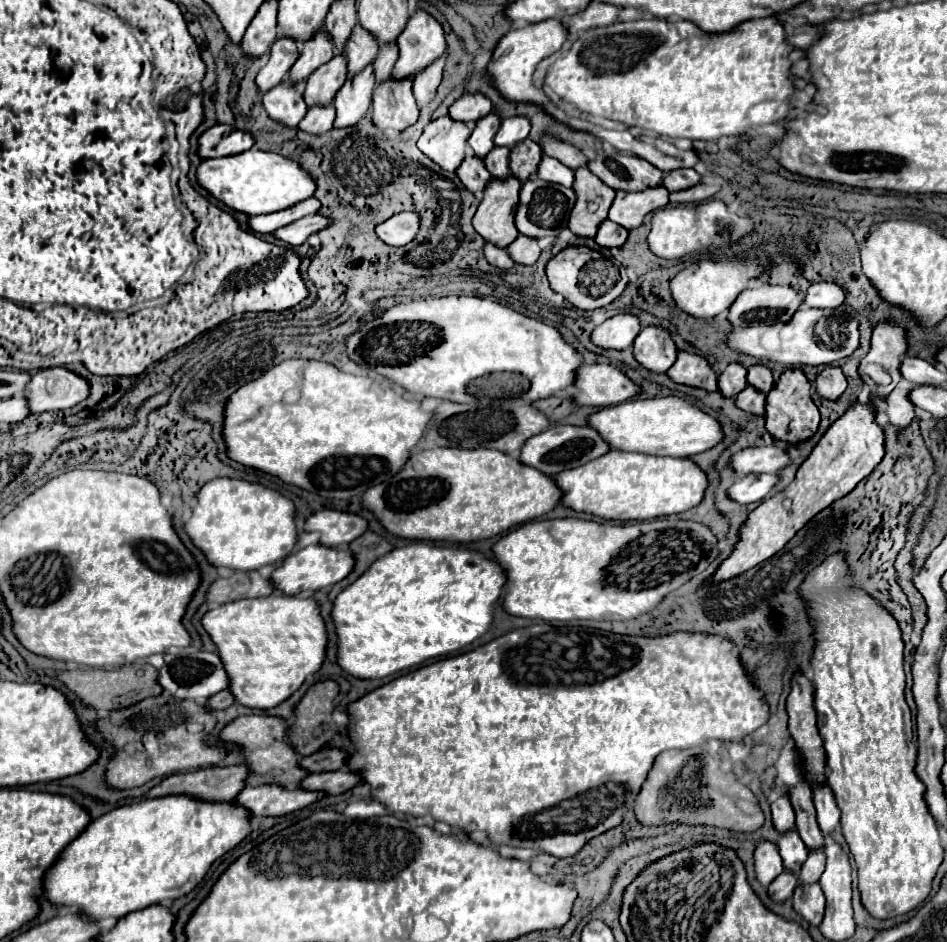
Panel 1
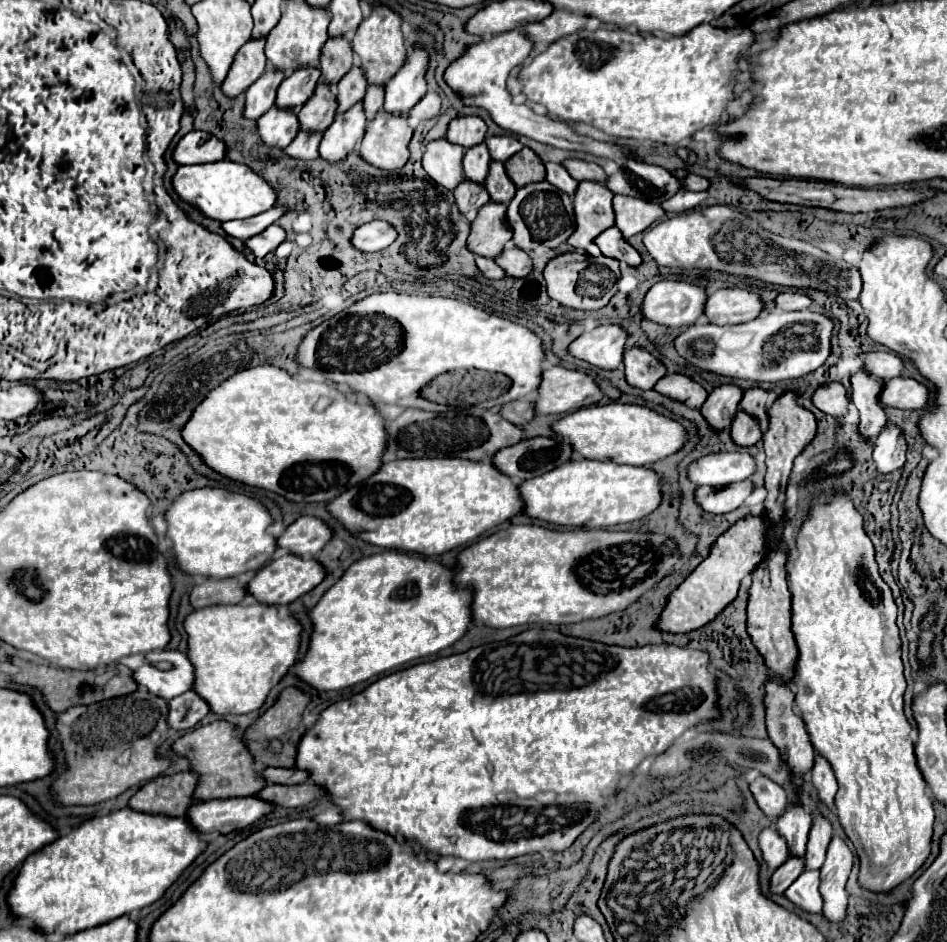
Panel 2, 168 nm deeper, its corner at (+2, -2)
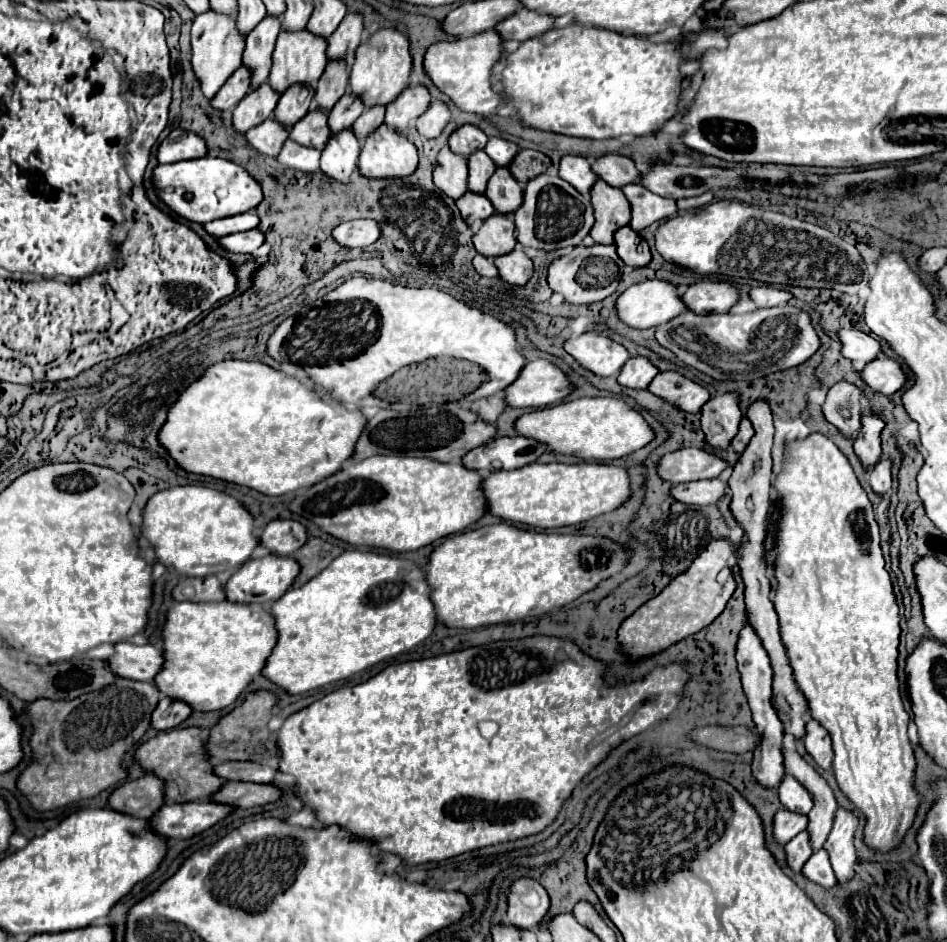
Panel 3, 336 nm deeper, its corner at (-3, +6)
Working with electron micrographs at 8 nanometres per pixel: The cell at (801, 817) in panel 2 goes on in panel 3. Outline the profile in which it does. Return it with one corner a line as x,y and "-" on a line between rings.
785,775
781,779
781,783
779,783
779,799
781,799
785,809
795,811
795,813
803,813
803,815
807,815
811,811
811,807
813,807
809,791
791,775

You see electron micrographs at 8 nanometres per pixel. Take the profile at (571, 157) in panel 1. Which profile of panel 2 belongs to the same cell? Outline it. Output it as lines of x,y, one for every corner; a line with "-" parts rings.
566,159
566,161
562,161
562,165
566,167
566,171
570,171
570,175
572,175
576,181
582,181
582,179
600,181
600,183
606,181
604,169
602,169
600,165
596,165
596,163
578,161
578,159

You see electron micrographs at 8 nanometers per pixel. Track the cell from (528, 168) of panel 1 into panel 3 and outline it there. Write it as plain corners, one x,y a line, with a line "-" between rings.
523,149
517,153
517,157
513,159
513,163
509,165
509,171
511,175
521,181
521,183
527,183
529,179
545,173
549,169
551,161
547,155
539,153
539,151
529,151
529,149

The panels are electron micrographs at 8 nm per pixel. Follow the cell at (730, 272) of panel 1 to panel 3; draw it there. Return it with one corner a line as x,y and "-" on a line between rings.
643,281
625,289
615,301
617,317
633,329
663,325
687,311
675,285
665,281

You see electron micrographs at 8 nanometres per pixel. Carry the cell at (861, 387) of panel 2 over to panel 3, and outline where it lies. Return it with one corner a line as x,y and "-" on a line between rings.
875,415
863,417
863,427
855,437
855,455
859,457
865,469
875,467
877,461
881,459
881,439
879,439
881,429
883,429
883,421
879,417

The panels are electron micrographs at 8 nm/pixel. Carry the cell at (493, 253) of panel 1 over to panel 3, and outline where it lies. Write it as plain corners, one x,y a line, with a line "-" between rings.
475,255
473,257
473,267
483,277
497,277
497,269
495,269
493,261
487,259
487,257
483,257
483,255

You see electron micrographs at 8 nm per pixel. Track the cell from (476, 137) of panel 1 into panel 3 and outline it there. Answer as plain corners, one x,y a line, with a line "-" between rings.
477,151
469,157
469,189
483,195
489,177
495,171
495,163
485,155
485,151

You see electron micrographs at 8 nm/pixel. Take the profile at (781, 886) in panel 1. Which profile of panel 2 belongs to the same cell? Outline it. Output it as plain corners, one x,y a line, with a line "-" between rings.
798,857
788,859
784,865
780,865
774,871
774,875
770,879
770,891
774,895
782,895
800,877
802,871
804,871
804,859
798,859

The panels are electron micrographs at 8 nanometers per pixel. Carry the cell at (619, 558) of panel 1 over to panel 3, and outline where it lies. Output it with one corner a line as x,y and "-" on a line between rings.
507,523
487,525
481,529
455,533
443,539
427,563
427,583
431,587
431,601
435,607
437,621
445,627
477,629
485,625
521,621
527,617
541,617
555,611
579,595
597,587
603,579
619,573
627,563
629,553
603,537
593,535
559,535
559,533
537,533
527,529
515,529

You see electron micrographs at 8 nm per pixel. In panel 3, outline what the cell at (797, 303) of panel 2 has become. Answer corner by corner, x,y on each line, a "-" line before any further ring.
757,287
749,291
749,297
757,307
777,307
777,305
785,305
793,295
775,287

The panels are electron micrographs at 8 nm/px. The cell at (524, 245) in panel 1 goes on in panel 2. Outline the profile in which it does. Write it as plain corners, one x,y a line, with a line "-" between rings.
512,243
496,257
496,263
506,271
510,277
526,277
532,271
532,259
526,251
514,247

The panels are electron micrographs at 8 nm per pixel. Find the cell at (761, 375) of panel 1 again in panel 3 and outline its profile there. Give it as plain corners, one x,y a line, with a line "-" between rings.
757,401
749,407
747,411
747,419
753,423
755,427
755,435
749,441
747,449
743,451
743,455
739,457
737,465
733,467
733,473
727,481
727,485
733,491
733,499
731,499
731,513
737,521
737,525
743,529
743,535
739,539
739,569
741,569
741,579
745,583
745,603
747,603
747,613
749,613
749,621
755,627
757,635
763,641
763,647
769,653
771,659
771,667
773,667
773,691
779,691
785,701
791,707
791,715
789,715
789,725
787,725
787,733
791,733
793,737
801,739
805,735
805,721
801,719
803,707
807,707
805,697
799,693
795,681
793,681
793,671
787,663
787,655
785,655
785,647
781,643
779,637
779,623
777,623
777,613
771,601
771,583
767,577
767,549
765,549
765,537
767,537
767,517
771,511
771,447
773,447
773,417
771,417
771,409
765,401

